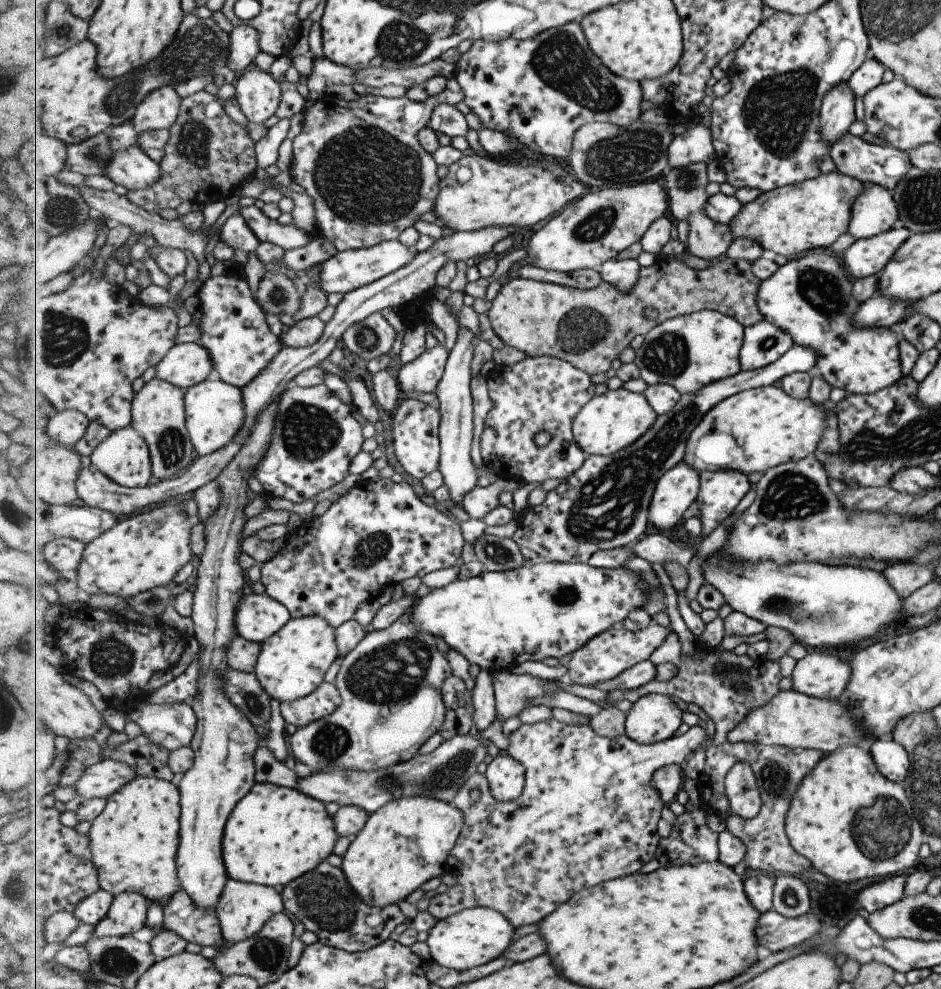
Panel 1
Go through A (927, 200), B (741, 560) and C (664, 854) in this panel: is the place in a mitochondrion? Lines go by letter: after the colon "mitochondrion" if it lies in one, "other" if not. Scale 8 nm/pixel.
A: mitochondrion
B: other
C: other

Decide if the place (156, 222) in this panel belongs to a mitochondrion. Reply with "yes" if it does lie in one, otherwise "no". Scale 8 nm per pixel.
no

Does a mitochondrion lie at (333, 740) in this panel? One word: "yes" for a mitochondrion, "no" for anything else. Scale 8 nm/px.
yes

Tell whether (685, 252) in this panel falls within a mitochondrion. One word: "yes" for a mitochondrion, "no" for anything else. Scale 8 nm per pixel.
no

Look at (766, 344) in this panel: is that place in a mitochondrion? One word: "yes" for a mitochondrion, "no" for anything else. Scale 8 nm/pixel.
yes

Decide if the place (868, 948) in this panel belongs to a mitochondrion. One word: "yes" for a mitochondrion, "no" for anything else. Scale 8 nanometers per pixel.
no

